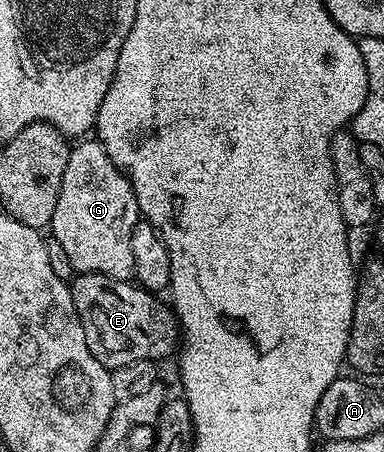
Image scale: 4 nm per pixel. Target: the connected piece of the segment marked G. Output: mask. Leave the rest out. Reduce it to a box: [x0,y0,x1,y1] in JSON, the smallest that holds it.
[48,140,140,280]

